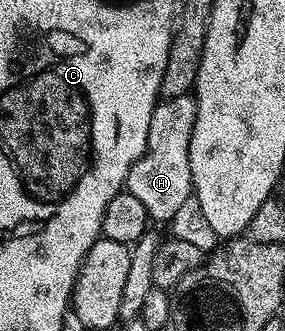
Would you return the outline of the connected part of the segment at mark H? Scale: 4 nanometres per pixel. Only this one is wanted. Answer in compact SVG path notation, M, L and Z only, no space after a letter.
M186 95L158 100L155 111L151 115L151 127L147 135L145 154L133 164L125 180L125 189L131 195L135 195L135 199L139 199L139 203L143 203L150 222L172 222L175 211L179 211L179 207L186 199L194 196L193 180L191 179L191 131L195 127L196 114L196 100L192 96Z

